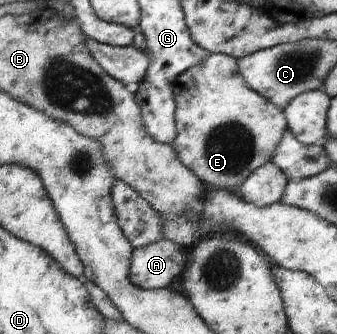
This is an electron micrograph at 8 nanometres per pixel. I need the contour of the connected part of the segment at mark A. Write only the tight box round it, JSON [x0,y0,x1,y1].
[130,240,188,290]

